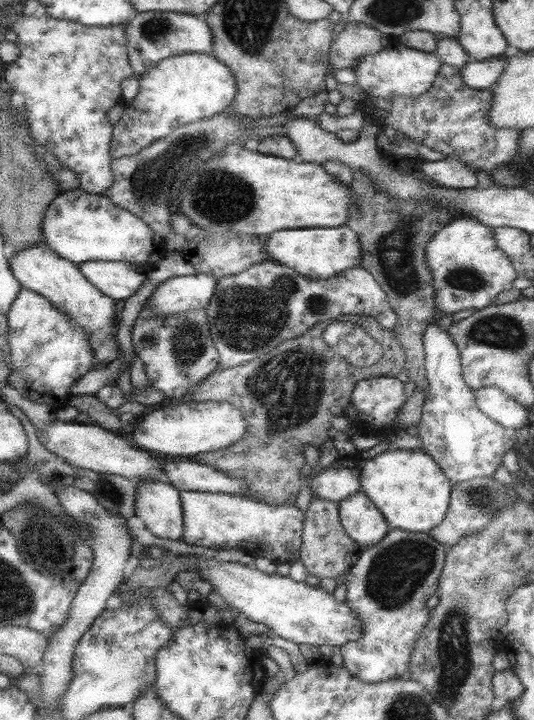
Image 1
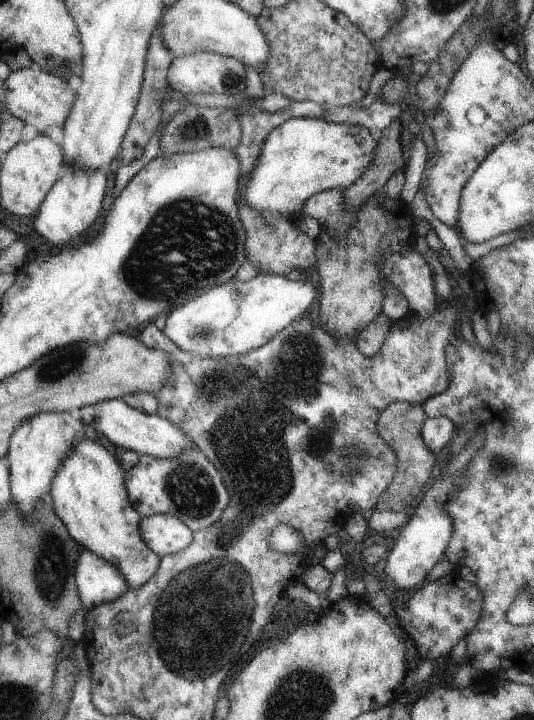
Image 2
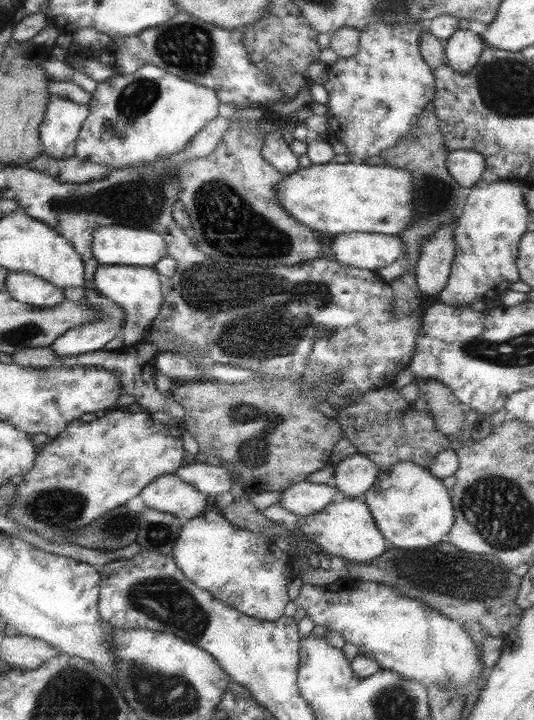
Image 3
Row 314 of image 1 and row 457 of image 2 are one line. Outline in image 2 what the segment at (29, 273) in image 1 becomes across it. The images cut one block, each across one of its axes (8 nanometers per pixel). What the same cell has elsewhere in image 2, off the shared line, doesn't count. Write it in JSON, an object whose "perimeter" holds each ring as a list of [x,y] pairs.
{"perimeter":[[[80,434],[72,443],[75,446],[61,462],[51,484],[50,494],[54,501],[54,510],[68,528],[69,536],[77,542],[81,549],[88,549],[102,561],[114,565],[125,578],[130,589],[138,588],[156,574],[161,557],[150,550],[141,537],[139,524],[143,518],[129,501],[125,485],[125,471],[105,446],[86,438],[83,434]]]}

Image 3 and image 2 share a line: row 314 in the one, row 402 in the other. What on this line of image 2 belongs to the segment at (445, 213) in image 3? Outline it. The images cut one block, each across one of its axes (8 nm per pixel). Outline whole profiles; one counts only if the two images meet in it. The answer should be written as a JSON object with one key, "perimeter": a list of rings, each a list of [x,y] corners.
{"perimeter":[[[394,401],[380,413],[377,431],[394,449],[397,456],[397,471],[375,504],[374,510],[400,512],[408,507],[414,507],[422,498],[430,480],[434,478],[439,456],[428,450],[422,440],[421,426],[426,417],[427,414],[421,404],[410,404],[408,401]]]}

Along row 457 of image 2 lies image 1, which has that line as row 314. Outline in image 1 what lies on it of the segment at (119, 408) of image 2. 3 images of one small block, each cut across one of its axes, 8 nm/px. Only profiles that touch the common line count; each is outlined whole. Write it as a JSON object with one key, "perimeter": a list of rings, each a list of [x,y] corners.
{"perimeter":[[[192,274],[192,276],[174,277],[160,283],[145,306],[152,310],[154,316],[172,316],[190,310],[204,310],[208,308],[214,296],[218,279],[210,274]]]}

